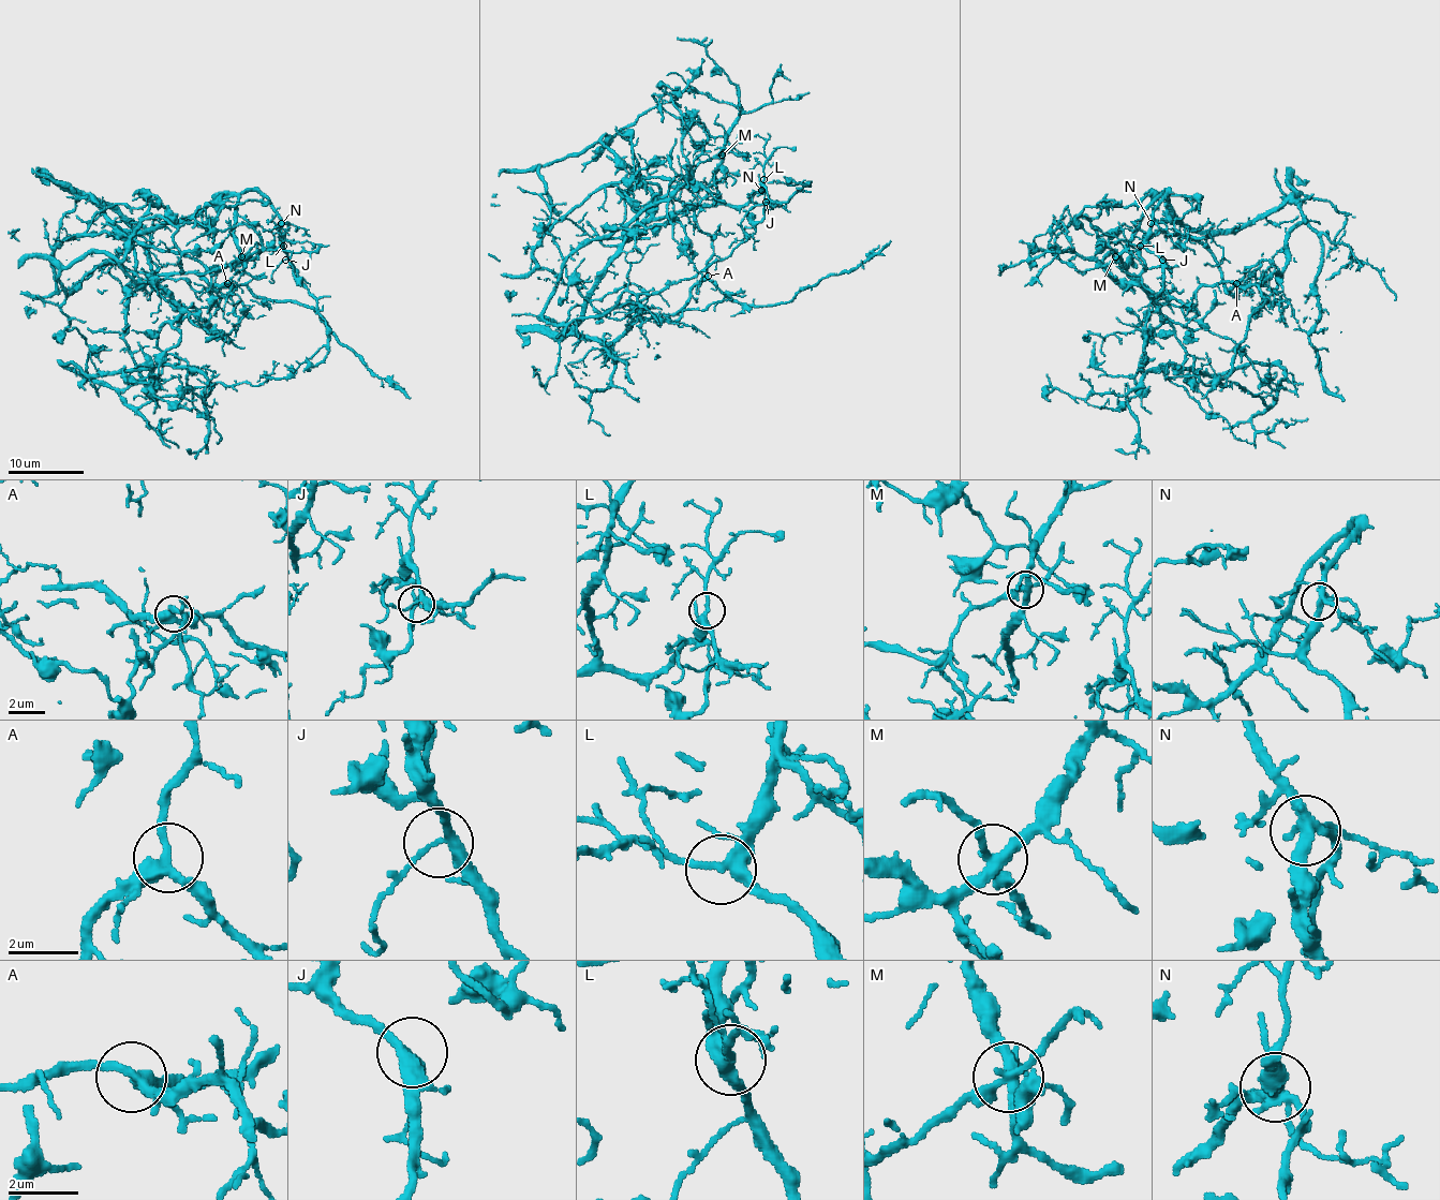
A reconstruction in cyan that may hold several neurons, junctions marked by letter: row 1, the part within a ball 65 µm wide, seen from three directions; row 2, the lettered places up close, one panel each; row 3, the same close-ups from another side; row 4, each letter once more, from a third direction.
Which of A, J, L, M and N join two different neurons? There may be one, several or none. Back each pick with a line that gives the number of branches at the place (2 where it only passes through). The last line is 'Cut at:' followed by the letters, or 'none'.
M: Branches: 4
Cut at: M

